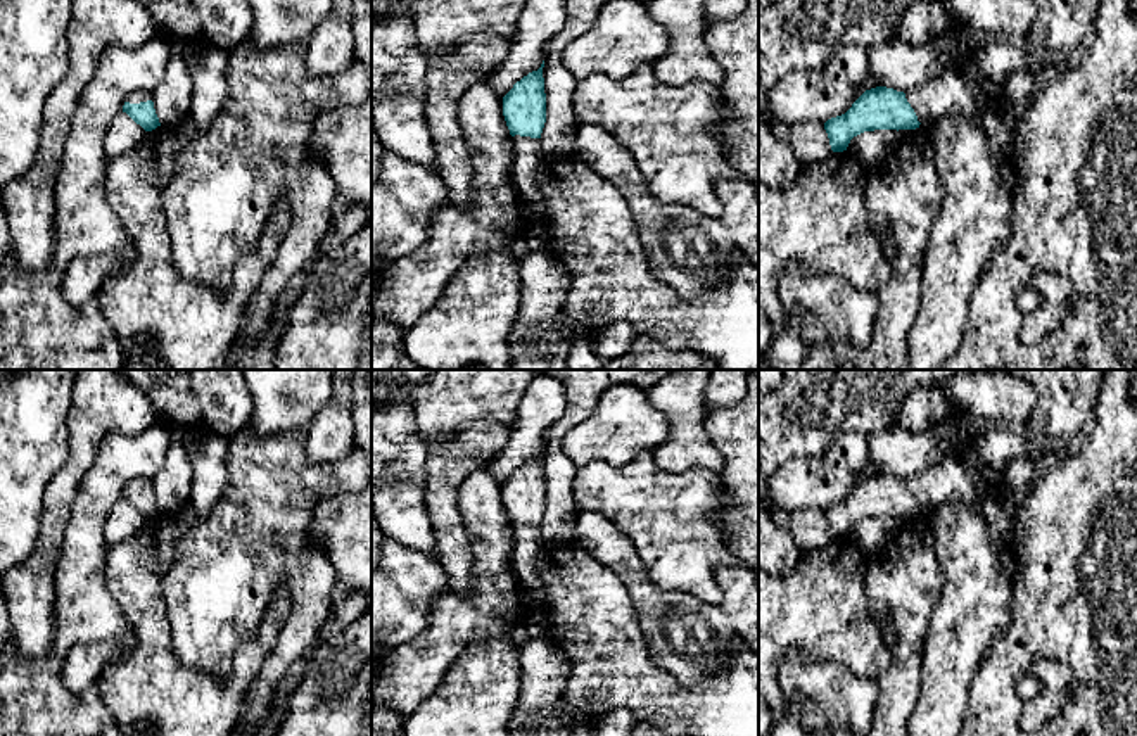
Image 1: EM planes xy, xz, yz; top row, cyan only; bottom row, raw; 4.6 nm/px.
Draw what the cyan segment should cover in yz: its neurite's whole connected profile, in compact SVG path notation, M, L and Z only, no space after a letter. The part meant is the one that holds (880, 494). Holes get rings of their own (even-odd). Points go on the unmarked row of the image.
M949 456L905 480L886 473L866 477L845 501L826 510L800 508L784 515L784 522L793 529L797 549L805 555L847 537L850 527L864 518L916 517L949 499L971 504L985 494L980 472Z

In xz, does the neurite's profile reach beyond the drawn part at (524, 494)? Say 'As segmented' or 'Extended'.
Extended

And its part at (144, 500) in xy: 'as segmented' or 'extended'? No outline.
extended

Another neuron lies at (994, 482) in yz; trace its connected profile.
M980 423L973 439L968 444L964 444L956 456L962 460L968 466L980 472L980 479L983 482L987 494L1006 494L1007 472L997 472L997 470L987 472L980 465L980 453L976 449L976 441L981 432L988 430L988 427L990 425Z

